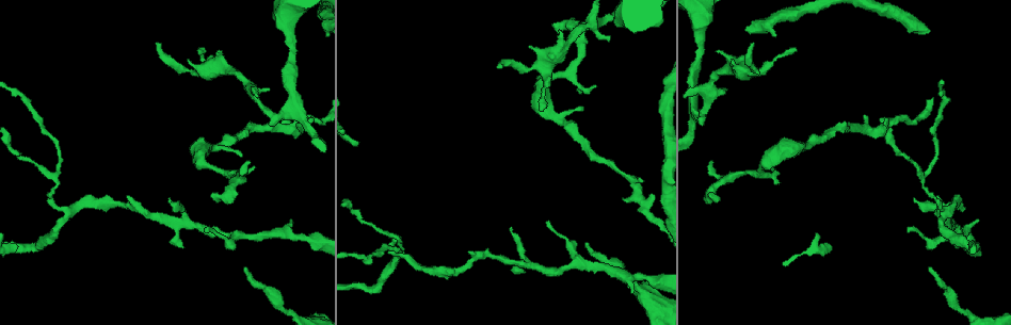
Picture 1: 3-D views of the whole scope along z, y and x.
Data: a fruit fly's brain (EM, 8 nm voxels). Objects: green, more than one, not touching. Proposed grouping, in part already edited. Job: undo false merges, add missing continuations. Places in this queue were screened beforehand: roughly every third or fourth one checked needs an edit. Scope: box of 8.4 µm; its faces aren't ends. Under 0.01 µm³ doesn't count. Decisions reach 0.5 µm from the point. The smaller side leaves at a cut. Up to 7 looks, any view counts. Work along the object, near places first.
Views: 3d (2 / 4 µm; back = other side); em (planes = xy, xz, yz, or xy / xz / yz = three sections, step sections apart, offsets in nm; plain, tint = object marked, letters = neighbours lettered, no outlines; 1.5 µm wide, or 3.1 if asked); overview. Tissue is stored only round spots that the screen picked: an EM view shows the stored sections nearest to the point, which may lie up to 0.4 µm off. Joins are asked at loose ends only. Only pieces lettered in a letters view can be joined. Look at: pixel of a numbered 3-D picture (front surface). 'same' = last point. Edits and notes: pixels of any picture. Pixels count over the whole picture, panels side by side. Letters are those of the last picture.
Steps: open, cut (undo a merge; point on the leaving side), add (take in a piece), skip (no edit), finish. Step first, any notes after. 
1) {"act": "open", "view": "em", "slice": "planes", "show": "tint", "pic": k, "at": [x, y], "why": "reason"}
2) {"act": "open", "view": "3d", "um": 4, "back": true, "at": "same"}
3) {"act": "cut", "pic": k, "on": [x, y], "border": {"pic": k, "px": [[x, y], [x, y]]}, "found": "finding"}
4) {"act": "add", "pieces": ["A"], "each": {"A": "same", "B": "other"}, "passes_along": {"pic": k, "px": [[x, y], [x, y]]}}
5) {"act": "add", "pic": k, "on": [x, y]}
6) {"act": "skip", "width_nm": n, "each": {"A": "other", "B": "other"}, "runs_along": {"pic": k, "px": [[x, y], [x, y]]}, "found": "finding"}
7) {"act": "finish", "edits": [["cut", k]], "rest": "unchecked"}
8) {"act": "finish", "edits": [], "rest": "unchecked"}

{"act": "open", "view": "3d", "um": 2, "pic": 1, "at": [633, 291], "why": "branch stops here"}

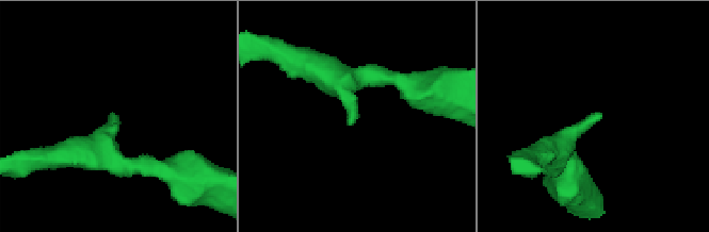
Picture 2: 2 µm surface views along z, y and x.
{"act": "open", "view": "em", "slice": "planes", "show": "letters", "pic": 2, "at": [115, 117], "arm_widths_nm": [190, 220], "why": "need the tissue"}

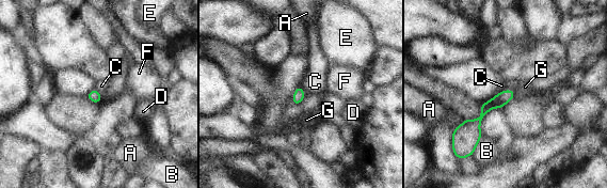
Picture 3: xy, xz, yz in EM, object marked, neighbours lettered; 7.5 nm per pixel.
{"act": "skip", "each": {"A": "other", "B": "other", "C": "other", "D": "other", "E": "other", "F": "other", "G": "other"}, "border": {"pic": 3, "px": [[300, 85], [305, 95]]}, "found": "none of them fits"}

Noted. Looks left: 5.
{"act": "open", "view": "3d", "um": 4, "pic": 1, "at": [916, 200], "why": "branch stops here"}

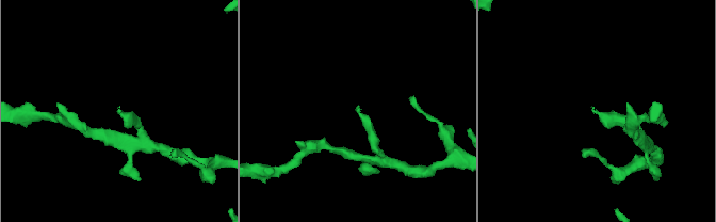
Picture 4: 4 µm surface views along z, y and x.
{"act": "open", "view": "em", "slice": "yz", "step": 4, "show": "tint", "pic": 4, "at": [358, 105], "why": "need the tissue"}

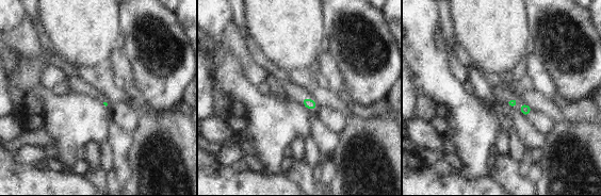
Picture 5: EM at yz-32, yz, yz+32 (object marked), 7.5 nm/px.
{"act": "open", "view": "em", "slice": "yz", "step": 4, "show": "letters", "at": "same"}

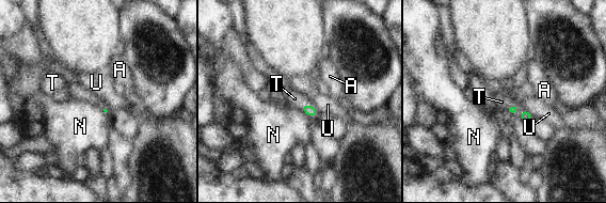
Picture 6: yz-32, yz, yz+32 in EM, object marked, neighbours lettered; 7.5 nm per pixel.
{"act": "add", "pieces": ["T"], "each": {"A": "other", "N": "other", "T": "same", "U": "other"}, "passes_along": {"pic": 6, "px": [[309, 110], [313, 106], [294, 98]]}, "found": "it goes on there"}

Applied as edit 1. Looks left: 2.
{"act": "finish", "edits": [["add", 6]], "rest": "unchecked"}

